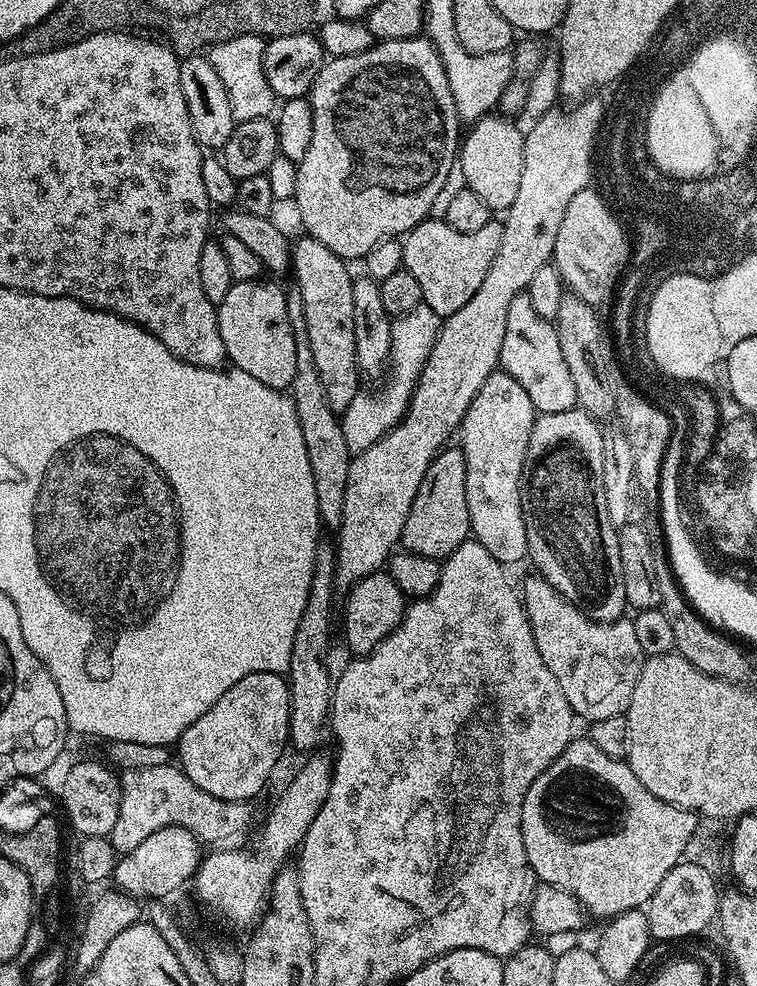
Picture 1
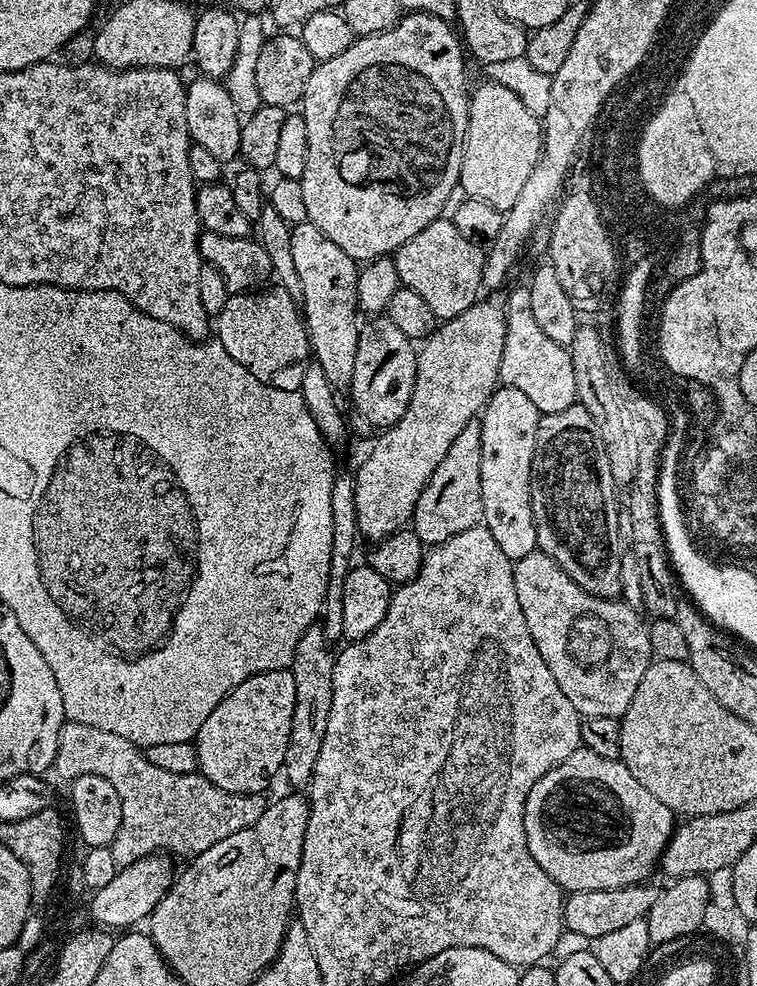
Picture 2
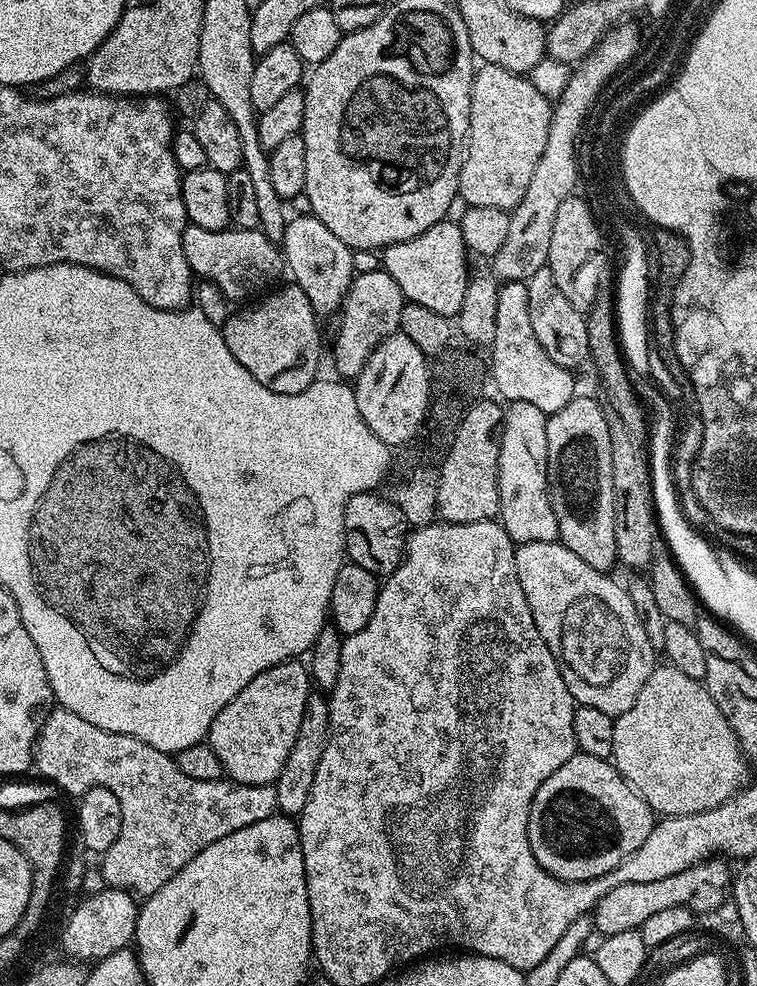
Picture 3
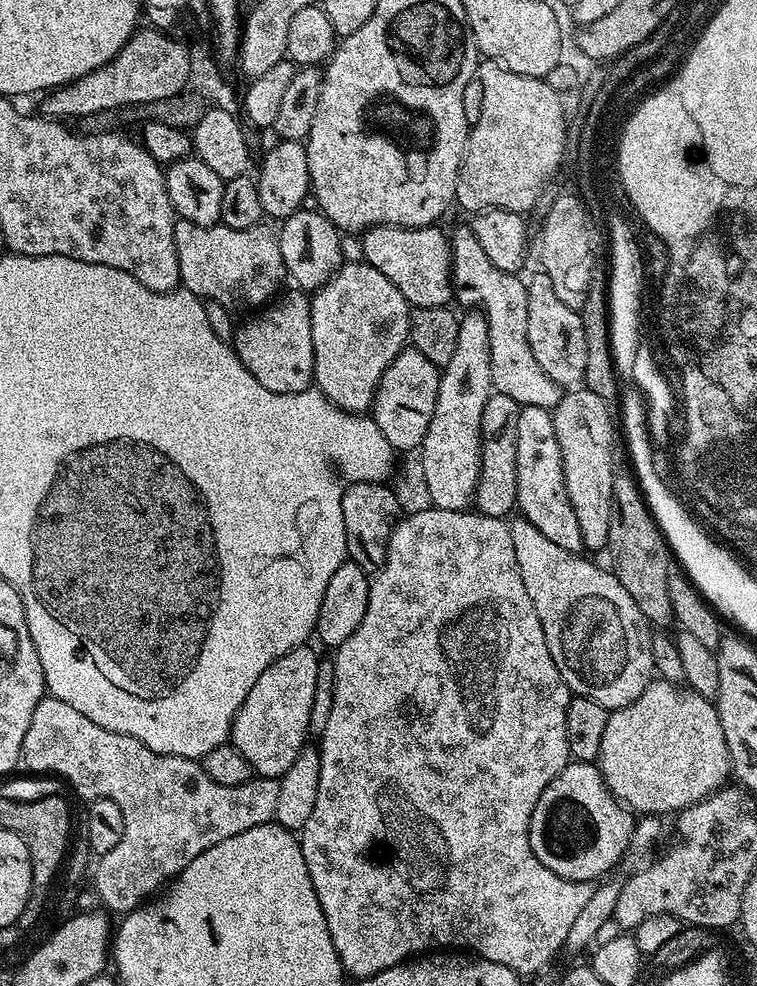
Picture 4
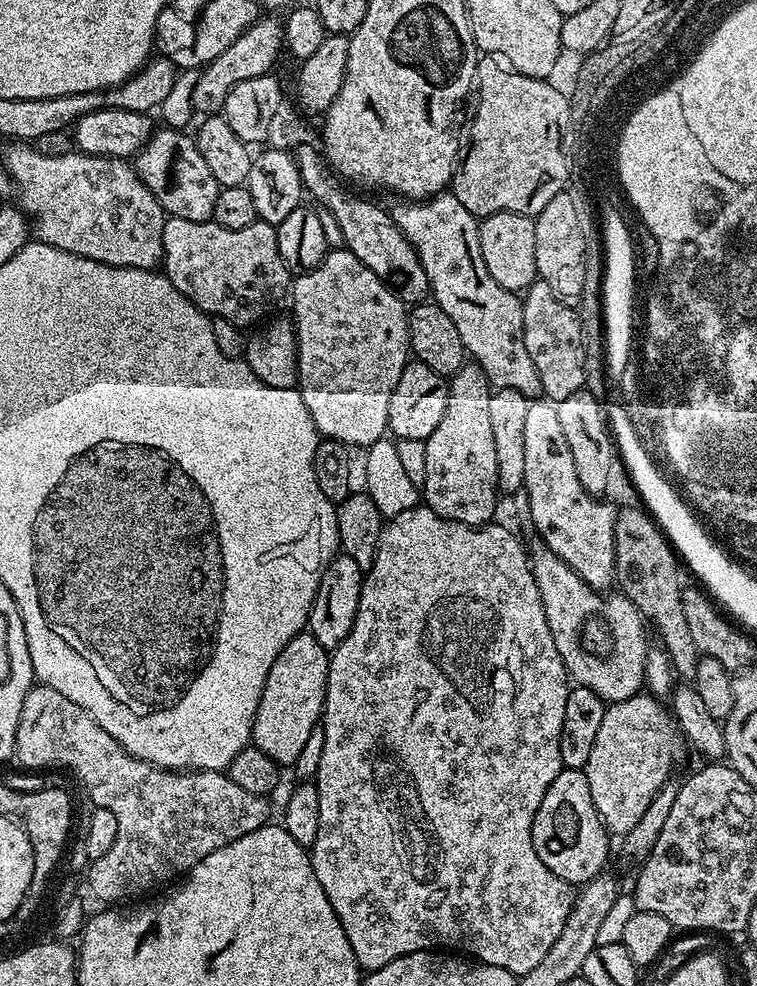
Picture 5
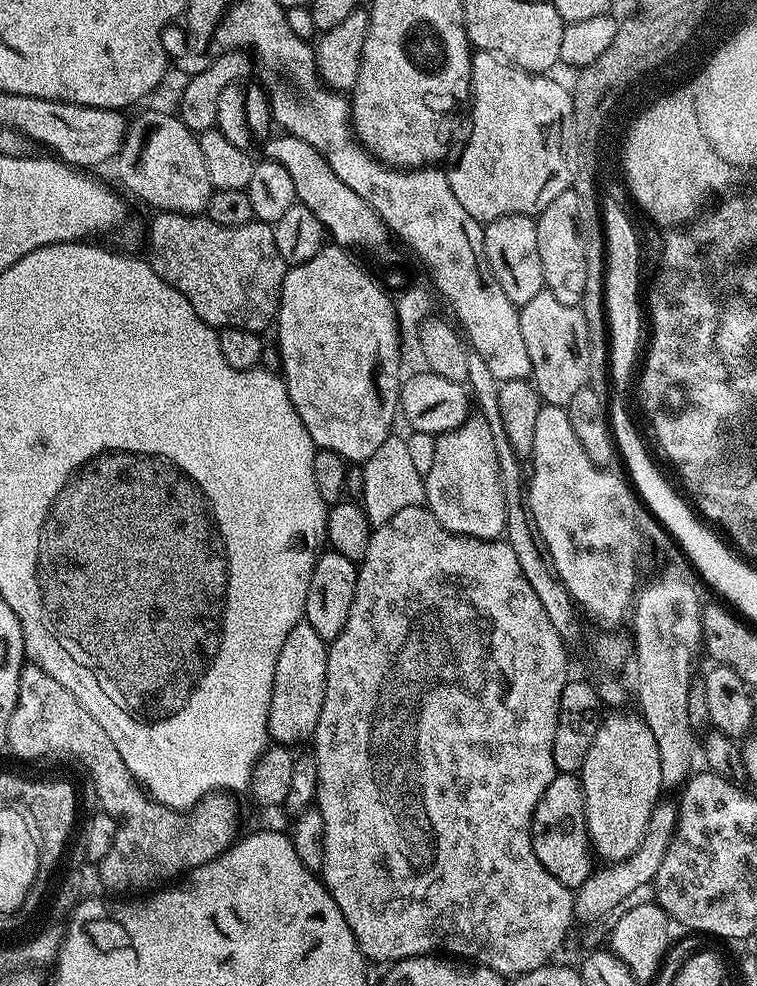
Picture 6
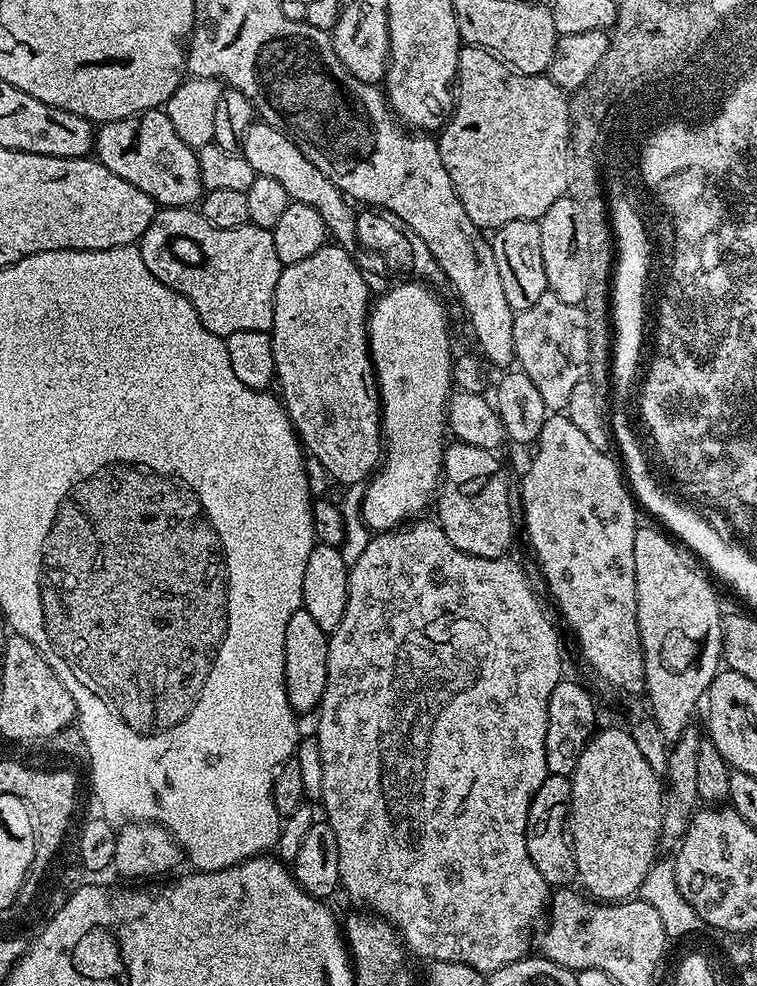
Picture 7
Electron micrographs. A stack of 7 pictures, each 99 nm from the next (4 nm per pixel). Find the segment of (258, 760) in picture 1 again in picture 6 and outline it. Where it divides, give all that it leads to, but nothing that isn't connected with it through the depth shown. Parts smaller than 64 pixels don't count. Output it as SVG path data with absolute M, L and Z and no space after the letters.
M301 622L286 634L286 642L282 642L282 650L278 654L278 662L274 666L274 694L270 698L268 711L268 735L277 745L297 746L303 740L311 741L316 734L318 714L322 714L322 702L326 694L326 666L328 665L328 644L318 633L314 626Z

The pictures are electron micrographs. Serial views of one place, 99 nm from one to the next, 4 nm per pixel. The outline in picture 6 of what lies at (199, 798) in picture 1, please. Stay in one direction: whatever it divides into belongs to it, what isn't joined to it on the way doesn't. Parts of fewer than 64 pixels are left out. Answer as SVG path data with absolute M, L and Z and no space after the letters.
M31 662L20 669L16 709L10 718L6 748L21 760L69 752L88 767L92 788L100 799L99 807L116 820L114 846L110 846L110 854L98 862L100 880L112 891L109 893L132 894L135 888L148 890L163 885L168 882L163 880L179 877L222 855L237 839L240 812L231 795L213 792L184 811L162 806L141 788L130 770L126 770L126 762L122 762L118 750L114 750L110 734L94 722L78 698L74 698L62 682L54 682L46 670Z

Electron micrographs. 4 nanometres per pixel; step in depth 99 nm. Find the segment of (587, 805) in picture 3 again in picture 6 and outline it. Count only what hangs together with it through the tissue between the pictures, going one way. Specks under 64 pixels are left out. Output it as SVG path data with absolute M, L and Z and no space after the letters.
M557 774L550 786L546 786L546 794L542 794L532 815L532 845L534 854L538 854L538 862L542 862L558 882L573 890L590 875L588 863L594 860L586 818L582 814L582 795L579 775Z

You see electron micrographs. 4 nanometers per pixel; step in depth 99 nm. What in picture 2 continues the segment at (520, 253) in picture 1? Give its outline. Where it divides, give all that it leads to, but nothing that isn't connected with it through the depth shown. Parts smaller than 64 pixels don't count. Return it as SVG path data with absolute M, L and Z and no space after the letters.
M477 299L462 314L453 320L443 321L427 340L419 345L416 354L416 381L414 394L410 394L410 406L406 414L394 422L394 426L383 429L376 440L376 445L368 452L368 457L360 464L354 474L356 486L357 530L368 542L379 542L390 534L400 531L411 521L418 498L430 482L430 474L442 463L442 458L450 450L454 438L466 430L468 423L475 421L483 413L492 393L500 384L502 350L506 346L505 305L496 300Z

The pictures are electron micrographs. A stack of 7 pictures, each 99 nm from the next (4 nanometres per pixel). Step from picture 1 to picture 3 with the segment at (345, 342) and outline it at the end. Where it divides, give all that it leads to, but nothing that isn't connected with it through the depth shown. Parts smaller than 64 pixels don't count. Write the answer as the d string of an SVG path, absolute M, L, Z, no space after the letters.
M293 215L285 223L282 241L282 260L292 271L291 279L310 298L310 306L314 306L317 317L331 317L339 313L342 302L352 284L353 271L351 266L353 249L347 248L342 238L336 237L314 215Z

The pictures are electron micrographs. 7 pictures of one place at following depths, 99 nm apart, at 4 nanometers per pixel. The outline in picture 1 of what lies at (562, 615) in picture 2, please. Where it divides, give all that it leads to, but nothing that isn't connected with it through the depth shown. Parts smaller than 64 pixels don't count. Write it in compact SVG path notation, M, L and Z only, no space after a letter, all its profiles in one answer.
M532 574L525 582L522 599L538 654L542 654L550 674L558 678L558 686L562 686L573 713L584 722L625 715L646 659L642 646L638 646L632 620L621 618L608 624L592 620L572 607L565 596L558 595L554 586L539 574Z

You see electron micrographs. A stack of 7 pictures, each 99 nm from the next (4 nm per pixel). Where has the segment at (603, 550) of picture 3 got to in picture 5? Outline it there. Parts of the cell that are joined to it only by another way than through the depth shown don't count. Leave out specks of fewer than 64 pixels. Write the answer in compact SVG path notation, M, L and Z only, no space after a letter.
M581 390L570 394L570 398L562 398L556 404L562 434L566 434L570 454L574 454L574 468L578 470L578 480L590 495L597 498L605 495L608 479L612 476L612 459L615 461L618 456L610 431L609 417L606 412L604 416L604 408L600 403L601 401L587 390Z

